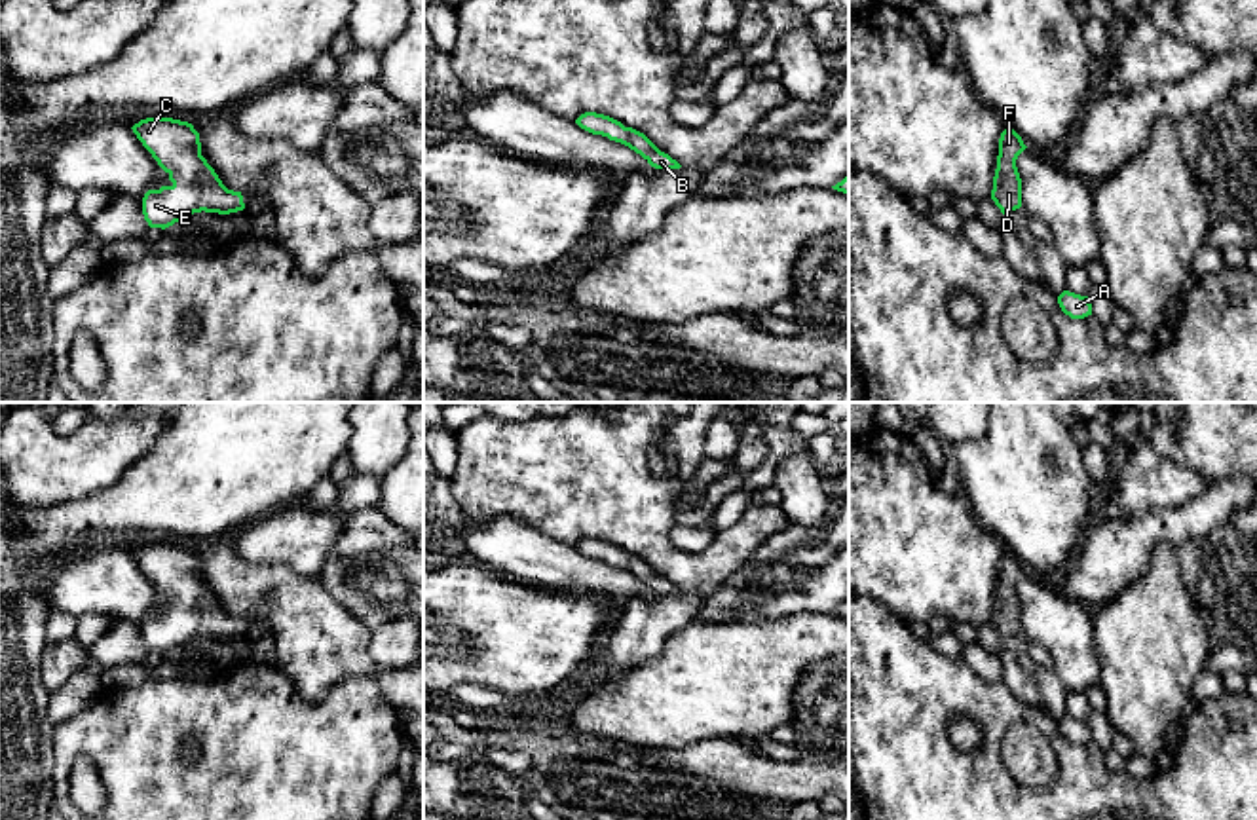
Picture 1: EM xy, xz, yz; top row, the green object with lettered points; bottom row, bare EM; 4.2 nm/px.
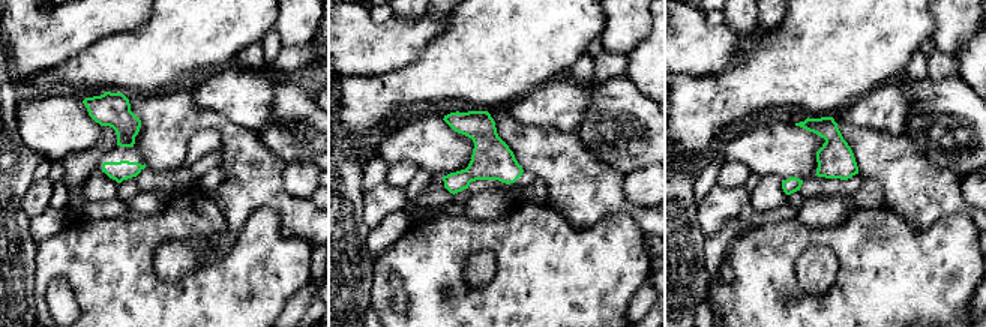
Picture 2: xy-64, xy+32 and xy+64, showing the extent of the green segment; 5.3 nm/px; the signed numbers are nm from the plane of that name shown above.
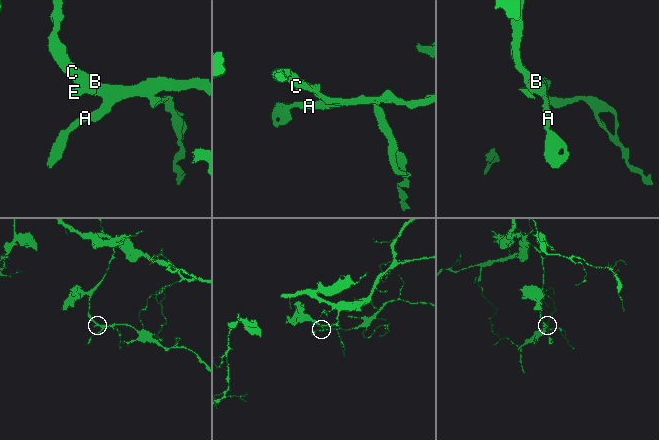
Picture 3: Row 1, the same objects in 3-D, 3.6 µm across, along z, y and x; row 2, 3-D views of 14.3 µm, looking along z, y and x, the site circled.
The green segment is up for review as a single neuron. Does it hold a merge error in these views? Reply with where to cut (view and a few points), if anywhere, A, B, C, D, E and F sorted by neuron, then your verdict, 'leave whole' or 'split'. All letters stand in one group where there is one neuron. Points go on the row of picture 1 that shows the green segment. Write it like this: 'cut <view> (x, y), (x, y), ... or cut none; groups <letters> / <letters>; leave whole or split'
cut none; groups A B C D E F; leave whole

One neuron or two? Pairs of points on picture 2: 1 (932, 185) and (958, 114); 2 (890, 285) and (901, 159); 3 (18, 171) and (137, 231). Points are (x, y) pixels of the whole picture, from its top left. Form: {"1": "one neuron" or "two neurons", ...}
{"1": "two neurons", "2": "two neurons", "3": "two neurons"}

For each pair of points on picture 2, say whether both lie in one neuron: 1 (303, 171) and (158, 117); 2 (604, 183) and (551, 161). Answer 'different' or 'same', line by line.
1: different
2: same

